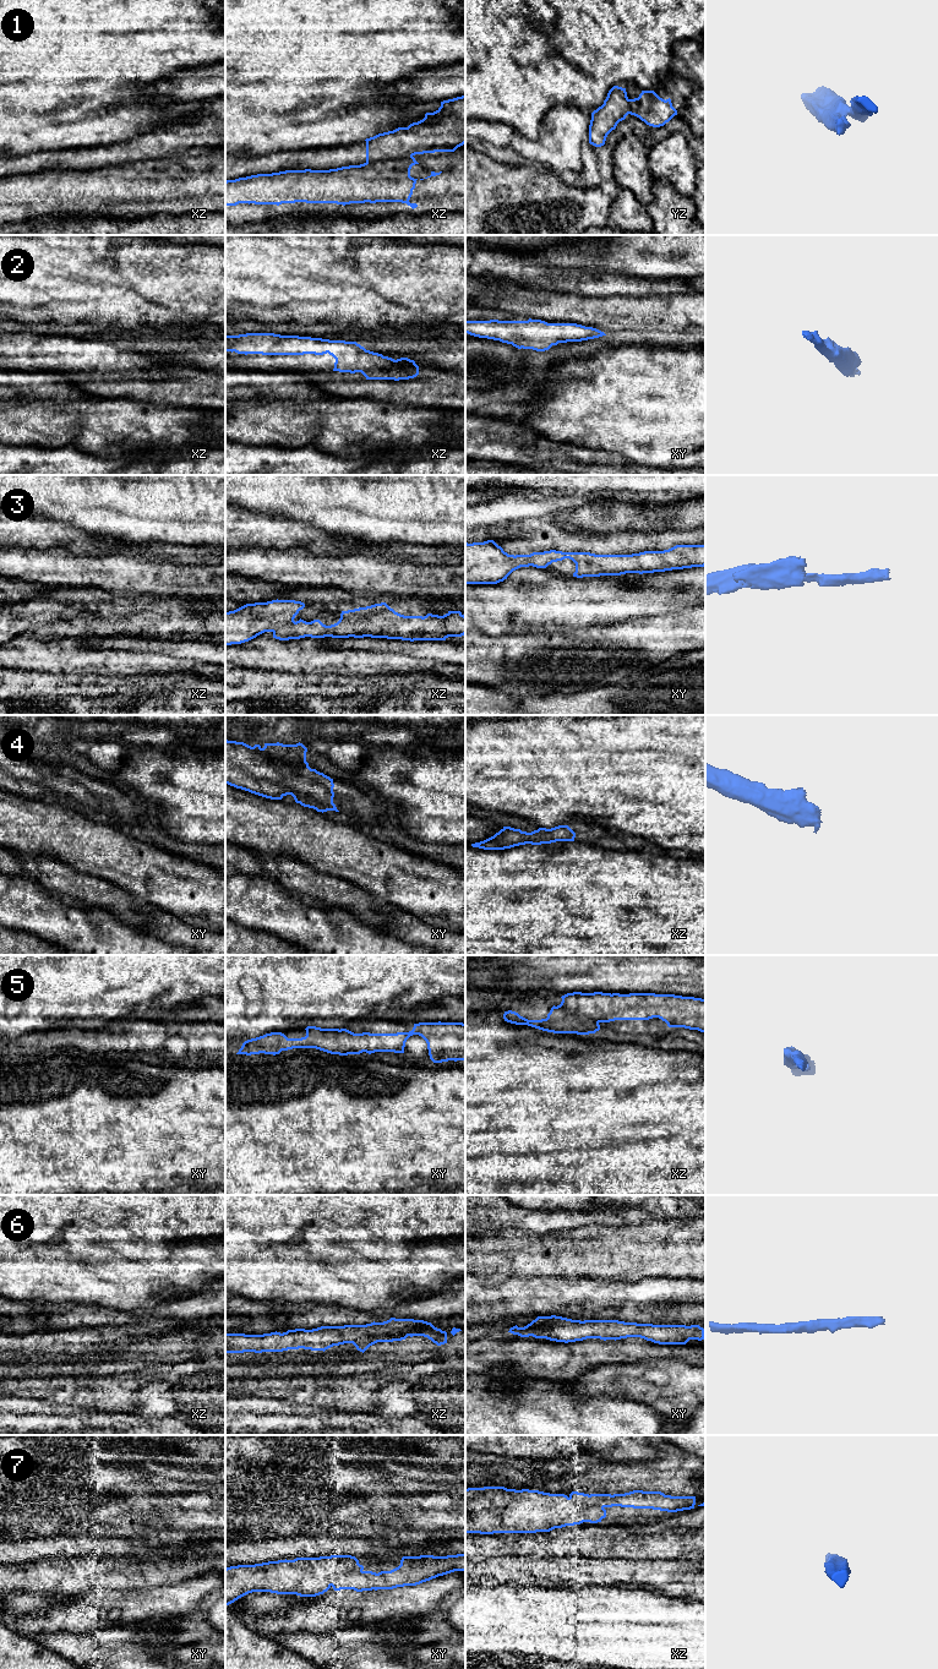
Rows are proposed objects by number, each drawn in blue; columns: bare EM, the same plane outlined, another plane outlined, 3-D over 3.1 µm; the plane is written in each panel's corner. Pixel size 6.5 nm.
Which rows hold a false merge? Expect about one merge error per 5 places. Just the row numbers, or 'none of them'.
1

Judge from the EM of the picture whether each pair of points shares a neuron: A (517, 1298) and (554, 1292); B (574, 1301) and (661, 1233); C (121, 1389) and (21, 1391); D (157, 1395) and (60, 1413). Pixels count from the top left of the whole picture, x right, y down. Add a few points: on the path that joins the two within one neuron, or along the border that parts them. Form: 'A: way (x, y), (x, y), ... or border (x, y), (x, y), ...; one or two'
A: way (525, 1298), (545, 1296); one
B: border (574, 1277), (595, 1276), (609, 1281); two
C: way (97, 1389), (45, 1389); one
D: border (58, 1403), (114, 1412); two

